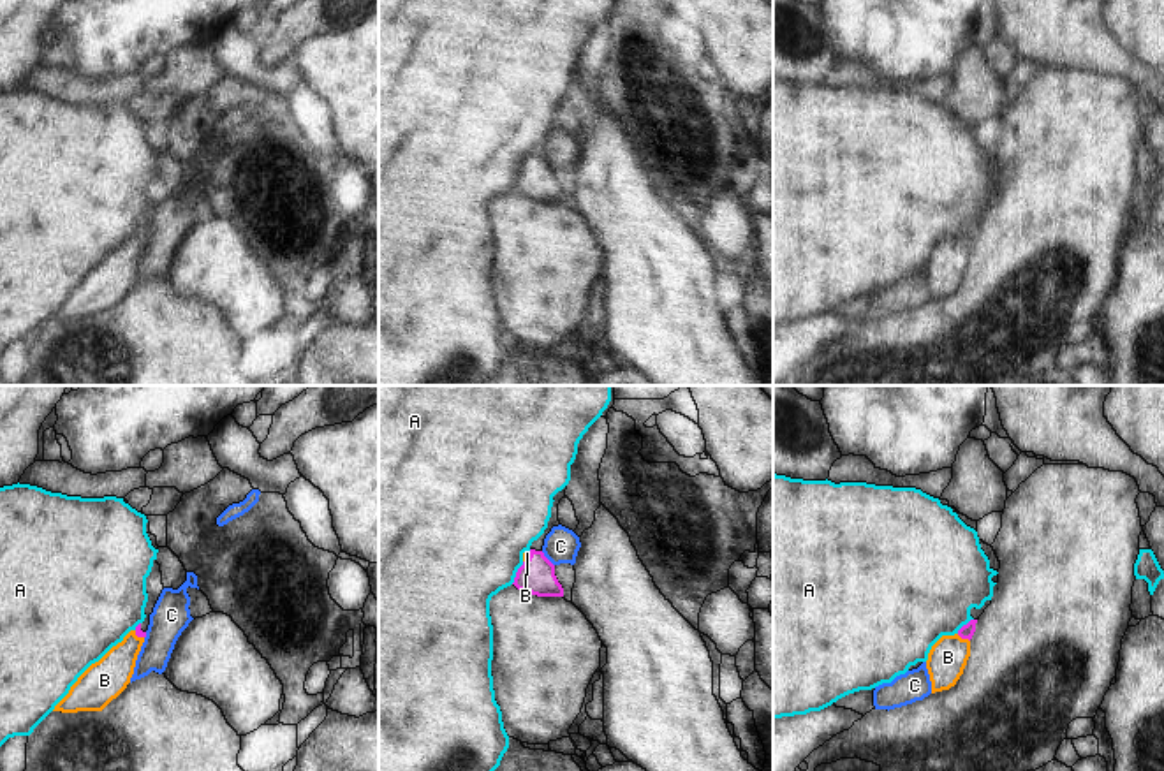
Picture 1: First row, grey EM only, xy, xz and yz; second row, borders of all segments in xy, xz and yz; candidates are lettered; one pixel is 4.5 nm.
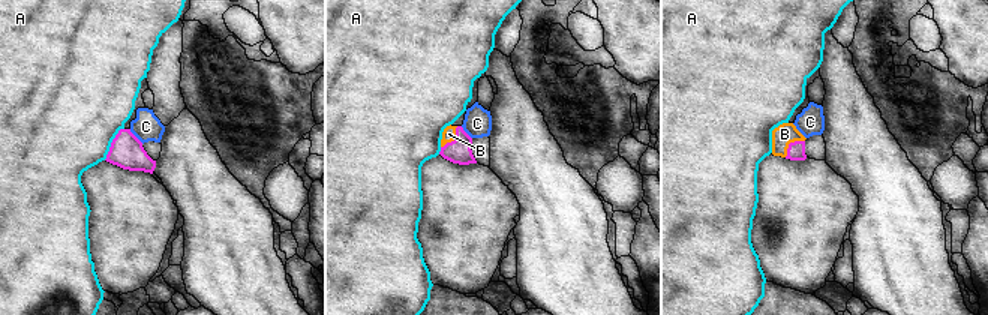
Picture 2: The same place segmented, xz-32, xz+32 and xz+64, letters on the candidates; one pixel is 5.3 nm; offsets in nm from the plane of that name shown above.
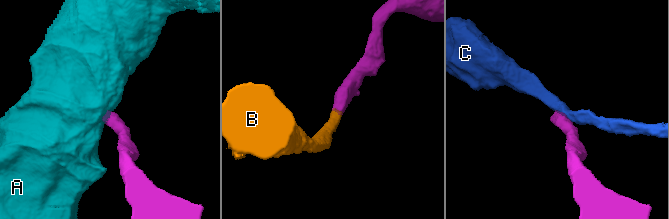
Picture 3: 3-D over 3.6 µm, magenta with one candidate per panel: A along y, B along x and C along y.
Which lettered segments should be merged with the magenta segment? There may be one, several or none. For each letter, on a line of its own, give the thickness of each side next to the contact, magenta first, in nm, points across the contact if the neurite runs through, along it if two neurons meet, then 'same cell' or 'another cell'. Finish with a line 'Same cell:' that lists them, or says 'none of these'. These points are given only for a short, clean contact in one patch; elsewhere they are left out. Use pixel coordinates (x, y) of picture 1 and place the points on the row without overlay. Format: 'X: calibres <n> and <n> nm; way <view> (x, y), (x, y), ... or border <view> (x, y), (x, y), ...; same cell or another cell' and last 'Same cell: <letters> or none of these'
A: calibres 170 and 500 nm; border xz (523, 168), (511, 189); another cell
B: calibres 70 and 180 nm; way yz (967, 236), (964, 243), (948, 263); same cell
C: calibres 170 and 160 nm; border xz (541, 157), (553, 171); another cell
Same cell: B

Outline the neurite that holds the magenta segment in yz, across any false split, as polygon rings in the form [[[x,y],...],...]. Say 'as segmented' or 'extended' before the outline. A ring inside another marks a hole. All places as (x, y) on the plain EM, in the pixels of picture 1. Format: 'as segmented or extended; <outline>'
extended; [[[970,225],[954,241],[942,241],[930,255],[926,275],[932,299],[949,296],[956,290],[970,262],[970,245],[977,225]]]

